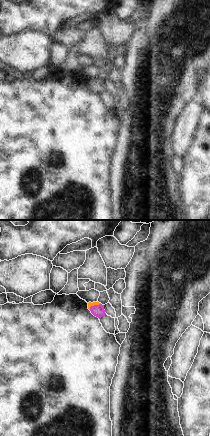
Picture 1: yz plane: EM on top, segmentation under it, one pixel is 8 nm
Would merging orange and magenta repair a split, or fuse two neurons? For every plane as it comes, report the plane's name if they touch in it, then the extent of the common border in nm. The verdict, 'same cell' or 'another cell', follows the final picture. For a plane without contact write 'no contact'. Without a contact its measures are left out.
contact in yz; length 110 nm

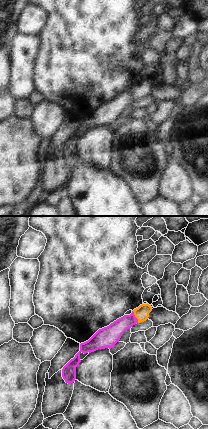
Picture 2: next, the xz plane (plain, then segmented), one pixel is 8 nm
contact in xz; length 110 nm

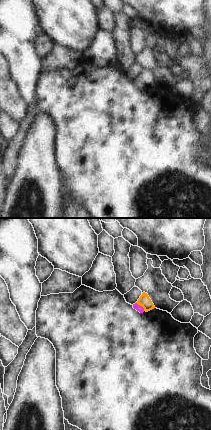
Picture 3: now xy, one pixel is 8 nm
contact in xy; length 100 nm

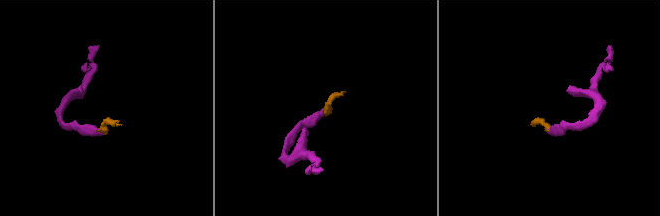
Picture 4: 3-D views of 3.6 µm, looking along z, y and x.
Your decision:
same cell

